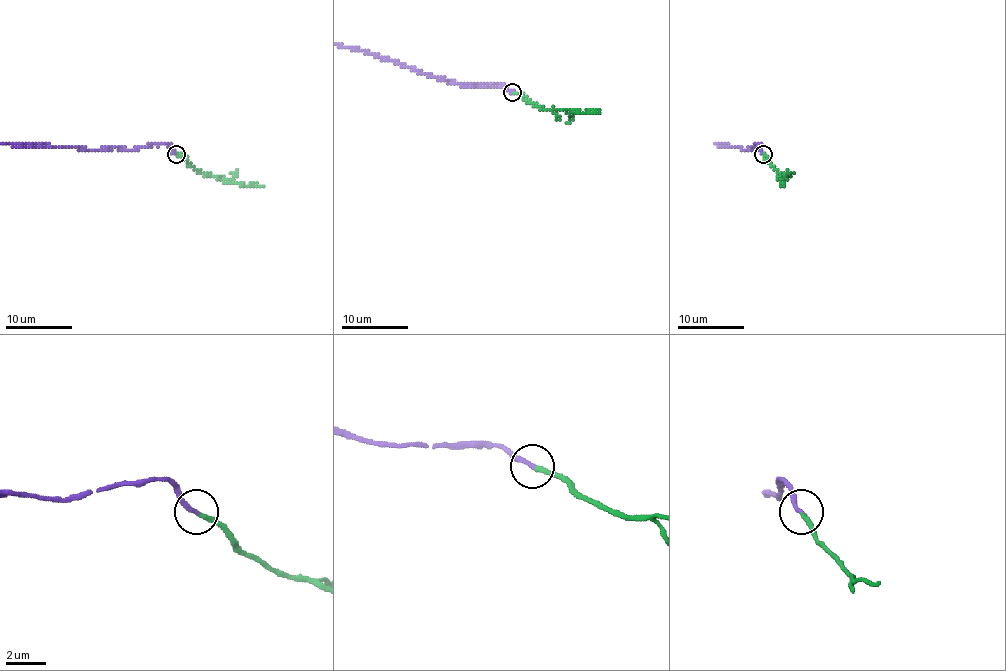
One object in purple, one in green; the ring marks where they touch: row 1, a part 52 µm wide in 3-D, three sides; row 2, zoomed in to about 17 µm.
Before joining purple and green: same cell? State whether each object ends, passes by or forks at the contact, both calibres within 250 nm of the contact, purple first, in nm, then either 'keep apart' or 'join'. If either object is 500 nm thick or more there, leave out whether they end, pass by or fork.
purple ends there; green ends there; 240 nm thick on the purple side, 200 nm on the other; join

